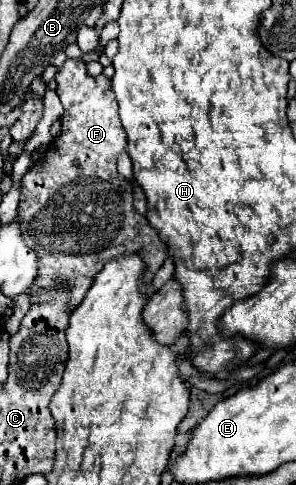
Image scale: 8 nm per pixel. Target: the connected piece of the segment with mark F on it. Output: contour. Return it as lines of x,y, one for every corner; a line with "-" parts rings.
66,59
66,63
56,73
58,97
64,105
62,115
62,133
48,145
46,153
34,163
34,167
22,179
22,197
20,197
20,225
24,231
24,241
38,255
38,277
32,287
32,301
36,301
36,289
66,283
72,287
70,309
74,309
86,295
92,285
94,275
110,259
122,257
126,253
140,253
146,261
146,281
154,277
168,255
168,245
160,239
158,231
148,223
144,215
134,209
134,185
122,177
116,169
116,159
126,151
126,133
118,119
116,97
110,89
110,79
106,75
88,75
84,61

